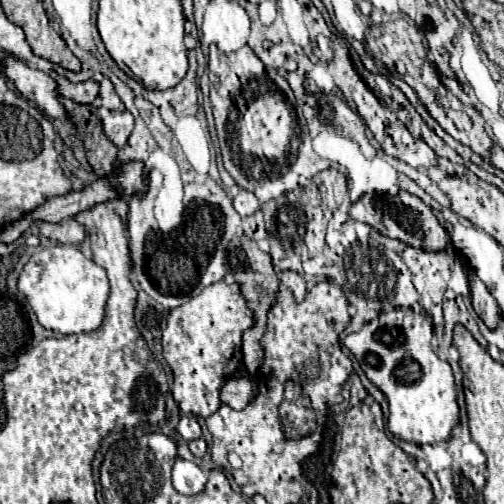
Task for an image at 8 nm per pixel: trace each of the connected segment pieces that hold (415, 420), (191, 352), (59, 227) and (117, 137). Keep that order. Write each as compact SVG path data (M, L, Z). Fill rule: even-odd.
M394 308L392 312L380 312L374 320L366 322L358 332L342 338L342 344L356 356L362 372L368 380L386 396L388 400L388 430L416 444L434 444L448 440L452 428L458 424L458 404L456 404L456 386L452 368L448 362L442 362L432 346L432 318L424 312L414 312L412 308Z
M216 250L196 288L196 291L204 290L196 298L174 308L162 332L162 356L174 376L171 386L174 400L180 410L200 418L212 416L222 406L218 398L220 386L242 365L242 334L254 326L254 314L242 298L240 286L236 282L229 284L225 278L229 274L226 262L225 250Z
M74 218L62 220L58 224L40 220L40 222L36 222L36 228L38 228L40 236L46 236L46 238L62 242L62 244L80 244L86 238L84 226L78 224Z
M116 110L116 112L110 112L102 120L102 124L104 124L104 134L108 136L108 140L116 148L122 148L128 142L128 136L134 128L134 118L128 110Z

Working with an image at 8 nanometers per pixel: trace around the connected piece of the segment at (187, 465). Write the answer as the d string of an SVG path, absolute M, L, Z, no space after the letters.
M178 458L174 468L172 468L172 484L176 488L176 492L184 494L184 496L194 496L194 494L200 494L206 486L206 474L194 464L194 462L188 462L188 460L182 460Z

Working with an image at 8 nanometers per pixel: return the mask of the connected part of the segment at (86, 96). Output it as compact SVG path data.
M54 70L50 72L50 76L56 80L58 84L58 94L64 98L70 98L76 104L92 104L94 98L98 96L98 84L94 80L88 82L80 82L80 84L72 84L68 82L64 76L56 74Z

